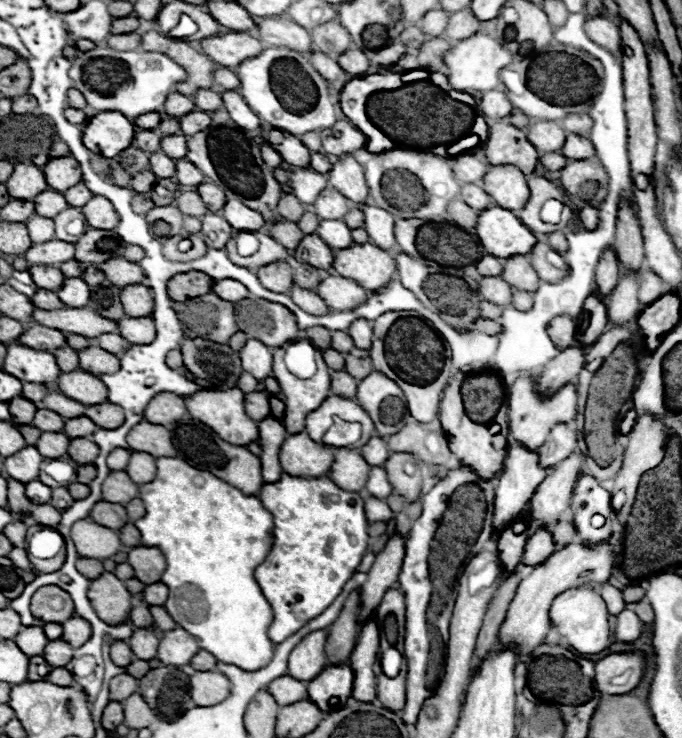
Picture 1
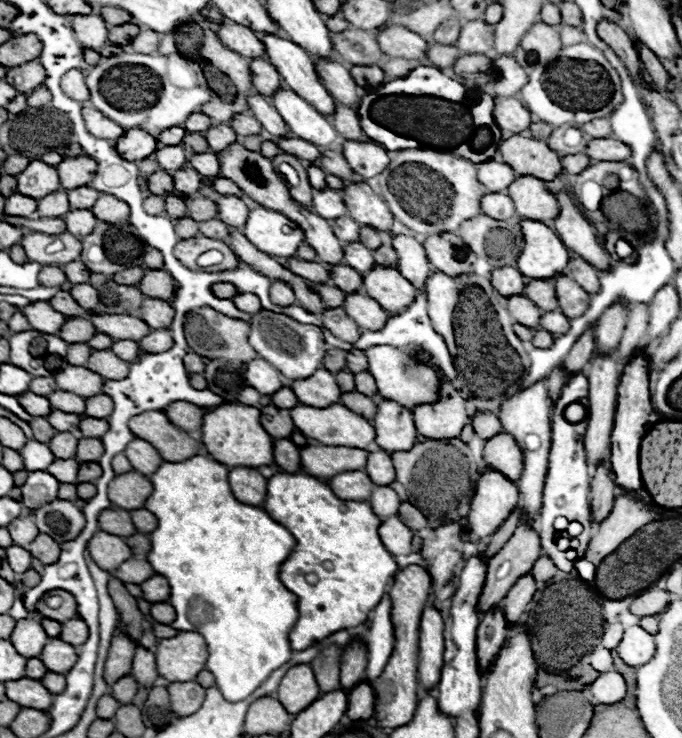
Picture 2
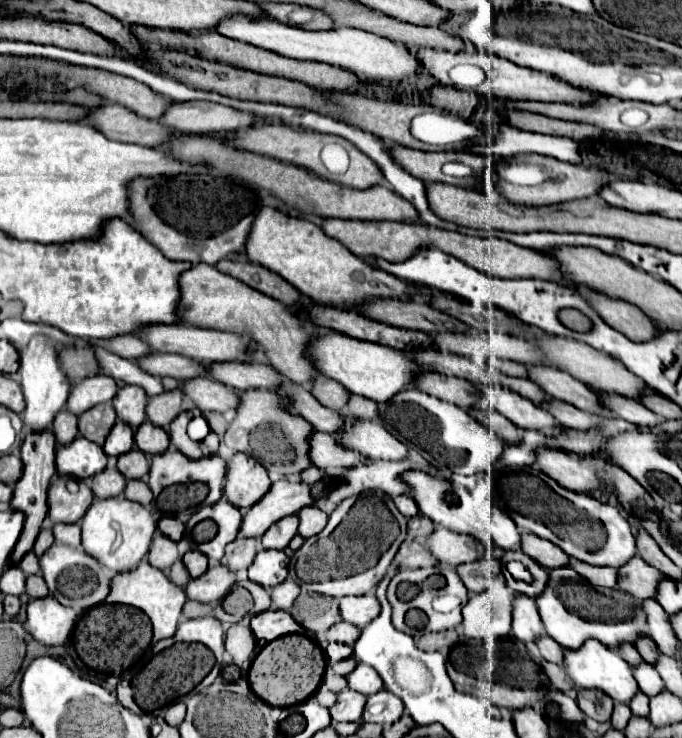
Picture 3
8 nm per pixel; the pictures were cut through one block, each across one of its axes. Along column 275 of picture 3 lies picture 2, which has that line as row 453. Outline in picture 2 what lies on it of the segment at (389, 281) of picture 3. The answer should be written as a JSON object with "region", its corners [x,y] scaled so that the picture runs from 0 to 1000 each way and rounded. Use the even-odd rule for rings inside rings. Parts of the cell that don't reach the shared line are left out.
{"region":[[[328,545],[305,553],[296,572],[296,599],[305,615],[331,631],[402,631],[399,593],[381,575],[381,556],[349,545]]]}

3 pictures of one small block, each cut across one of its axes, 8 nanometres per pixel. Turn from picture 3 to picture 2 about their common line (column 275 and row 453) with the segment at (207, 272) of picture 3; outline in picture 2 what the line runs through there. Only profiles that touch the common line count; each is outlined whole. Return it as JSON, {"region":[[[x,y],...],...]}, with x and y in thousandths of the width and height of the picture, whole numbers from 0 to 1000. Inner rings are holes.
{"region":[[[449,602],[440,604],[440,634],[463,648],[484,648],[499,637],[534,637],[540,612],[528,607]]]}

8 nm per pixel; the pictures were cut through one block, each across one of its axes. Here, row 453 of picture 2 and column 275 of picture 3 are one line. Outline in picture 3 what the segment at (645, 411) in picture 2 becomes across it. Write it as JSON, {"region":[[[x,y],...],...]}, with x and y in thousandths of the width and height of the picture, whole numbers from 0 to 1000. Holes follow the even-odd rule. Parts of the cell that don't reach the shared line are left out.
{"region":[[[390,827],[390,829],[370,835],[367,851],[375,864],[387,864],[393,870],[399,870],[411,862],[419,862],[419,859],[449,859],[449,854],[437,851],[437,846],[428,840],[428,835],[413,827],[405,827],[405,829]]]}

